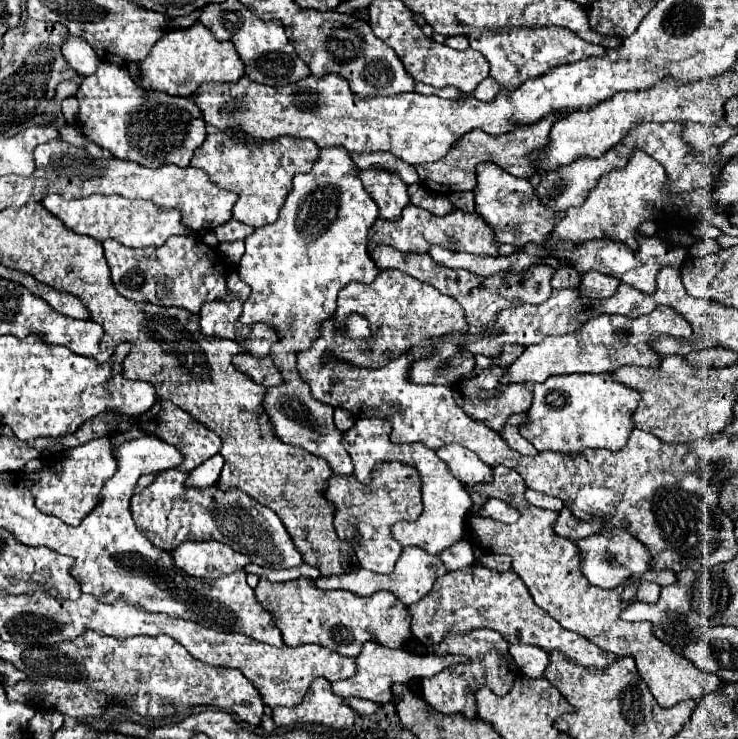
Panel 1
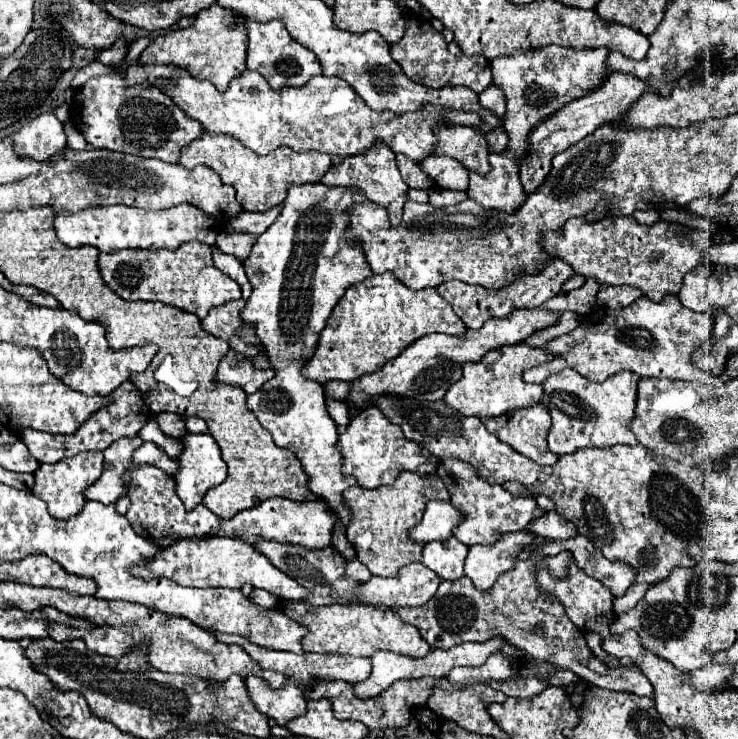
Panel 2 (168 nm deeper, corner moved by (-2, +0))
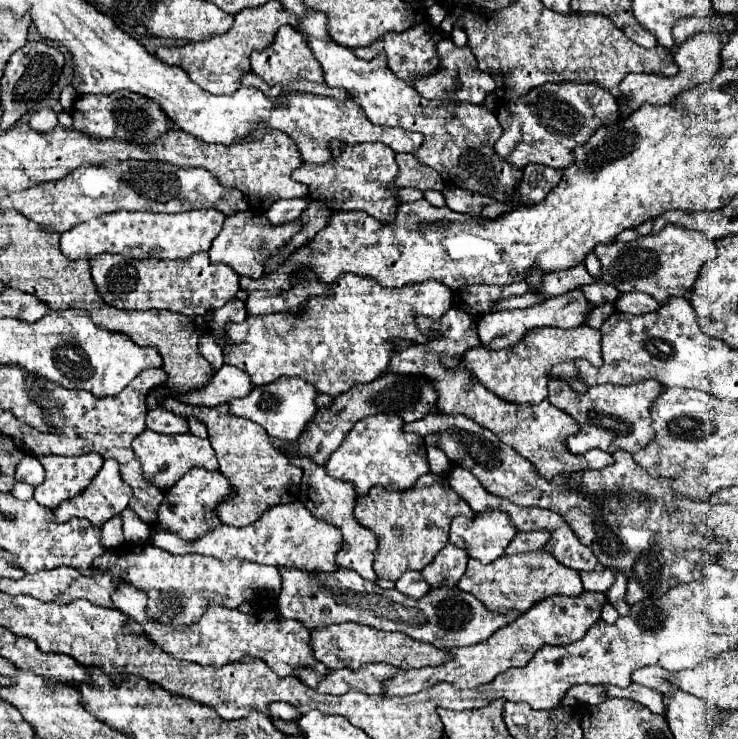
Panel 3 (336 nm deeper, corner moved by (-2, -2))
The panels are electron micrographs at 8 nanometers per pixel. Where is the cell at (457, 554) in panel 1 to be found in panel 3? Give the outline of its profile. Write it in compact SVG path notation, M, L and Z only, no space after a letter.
M451 542L433 558L431 564L427 564L421 574L425 576L425 580L437 588L437 586L455 586L461 576L465 574L467 568L467 554L461 554L457 546L453 546Z

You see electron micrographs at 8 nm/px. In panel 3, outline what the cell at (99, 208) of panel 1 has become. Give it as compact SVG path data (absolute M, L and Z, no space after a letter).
M215 208L187 210L179 214L153 214L153 212L127 212L117 210L97 216L89 222L77 224L61 234L61 252L71 260L91 260L99 254L121 254L127 258L189 258L195 252L209 250L215 236L221 232L225 216Z

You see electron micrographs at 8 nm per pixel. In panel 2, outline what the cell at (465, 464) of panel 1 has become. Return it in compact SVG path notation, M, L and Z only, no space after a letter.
M455 458L441 460L437 466L437 474L445 482L451 494L451 504L461 508L461 514L463 514L461 524L453 528L453 536L467 546L499 542L503 534L525 530L527 524L539 514L535 496L513 496L497 484L493 486L485 482L481 476L477 476L475 468L467 462L461 462Z

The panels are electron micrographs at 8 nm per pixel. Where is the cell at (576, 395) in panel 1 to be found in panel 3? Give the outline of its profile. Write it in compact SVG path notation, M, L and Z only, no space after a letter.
M551 378L547 398L553 406L567 412L579 424L577 434L571 434L565 438L569 452L585 454L587 450L601 448L609 454L613 454L615 450L627 450L635 454L647 444L647 440L653 440L649 408L661 390L663 386L657 380L649 378L649 380L639 380L627 386L603 384L603 386L587 388L587 392L575 392L565 380Z

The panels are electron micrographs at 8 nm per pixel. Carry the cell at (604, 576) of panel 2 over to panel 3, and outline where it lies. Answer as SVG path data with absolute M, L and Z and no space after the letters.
M613 570L613 572L615 572L615 582L613 582L613 586L605 592L605 596L607 596L609 604L613 604L613 606L617 608L617 612L619 612L621 616L625 616L625 614L629 612L629 604L625 602L627 580L625 580L623 572L619 572L619 570Z

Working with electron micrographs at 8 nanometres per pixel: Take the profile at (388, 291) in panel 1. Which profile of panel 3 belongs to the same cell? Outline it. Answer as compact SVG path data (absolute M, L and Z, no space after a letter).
M345 274L345 276L339 276L333 284L331 284L331 294L323 296L323 298L311 298L307 302L307 308L301 316L291 316L291 314L267 314L267 316L247 316L247 320L243 324L227 324L227 338L229 338L229 346L225 348L225 362L227 364L233 364L241 370L245 370L253 384L257 386L263 386L263 384L269 384L273 380L277 380L279 376L299 376L307 382L311 382L317 392L325 392L325 394L331 394L331 396L339 396L341 392L347 392L349 388L353 388L355 384L363 384L363 382L371 382L375 378L379 378L389 362L391 362L391 356L395 354L395 342L397 340L407 340L411 344L421 344L425 340L433 340L437 338L437 332L421 332L421 328L417 326L417 316L427 316L431 320L439 320L449 308L453 306L453 292L449 288L445 288L445 284L437 284L435 280L431 282L425 282L425 284L415 284L415 286L409 286L409 288L385 288L381 286L379 282L375 282L373 278L367 278L367 276L357 276L357 274Z

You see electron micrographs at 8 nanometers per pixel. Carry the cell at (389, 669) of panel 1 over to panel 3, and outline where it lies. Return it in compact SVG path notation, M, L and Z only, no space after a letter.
M583 592L581 596L569 598L569 596L549 596L541 604L533 606L527 610L519 620L513 624L507 624L505 628L499 628L489 642L479 642L475 646L465 646L465 648L453 648L449 650L451 660L443 666L437 668L419 668L419 670L403 670L397 668L397 676L385 680L383 692L387 696L407 696L421 692L423 688L429 688L437 682L451 682L457 688L477 688L481 684L487 684L493 680L497 674L505 672L511 666L525 666L533 654L547 646L561 646L561 644L571 644L573 640L579 640L585 636L585 632L593 626L595 620L601 616L601 606L605 604L605 594L603 592Z

